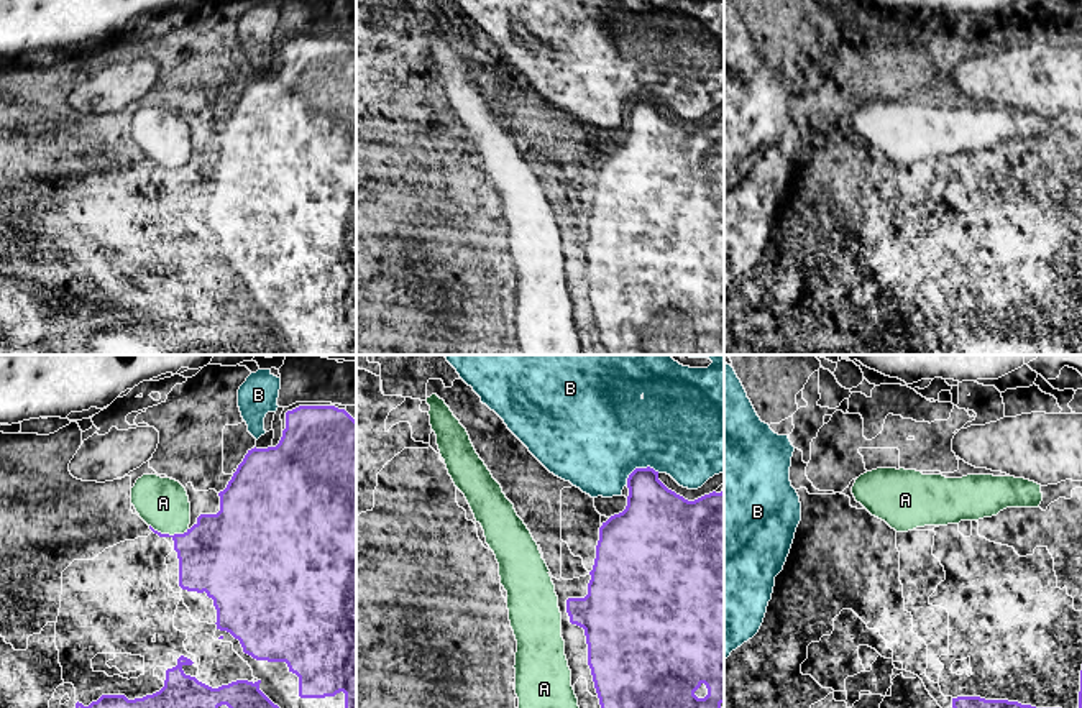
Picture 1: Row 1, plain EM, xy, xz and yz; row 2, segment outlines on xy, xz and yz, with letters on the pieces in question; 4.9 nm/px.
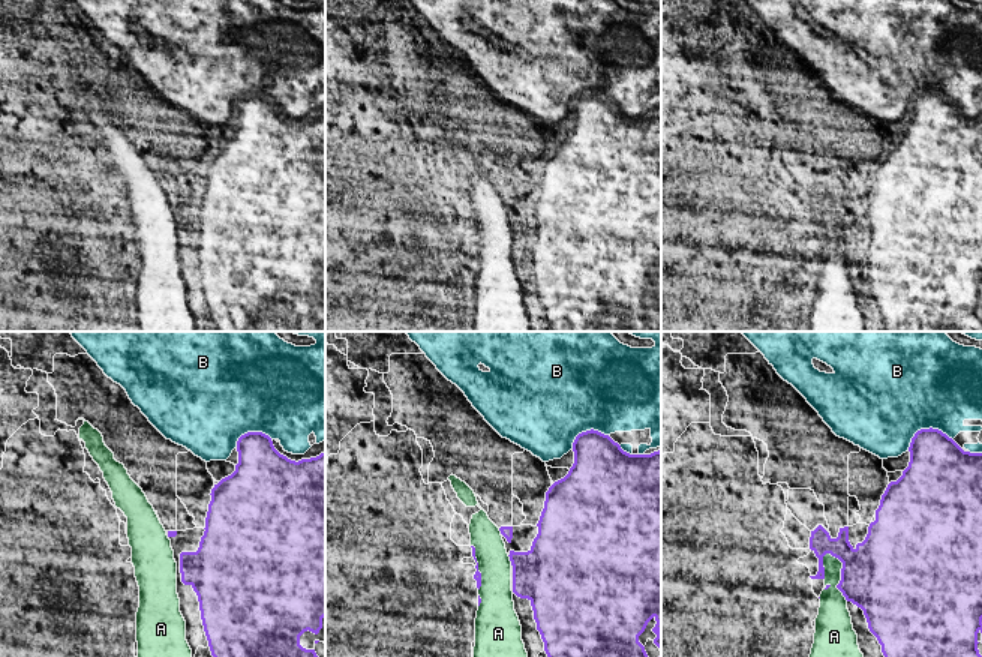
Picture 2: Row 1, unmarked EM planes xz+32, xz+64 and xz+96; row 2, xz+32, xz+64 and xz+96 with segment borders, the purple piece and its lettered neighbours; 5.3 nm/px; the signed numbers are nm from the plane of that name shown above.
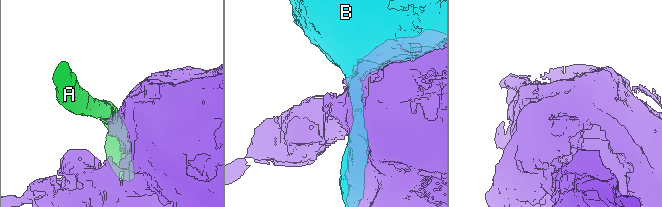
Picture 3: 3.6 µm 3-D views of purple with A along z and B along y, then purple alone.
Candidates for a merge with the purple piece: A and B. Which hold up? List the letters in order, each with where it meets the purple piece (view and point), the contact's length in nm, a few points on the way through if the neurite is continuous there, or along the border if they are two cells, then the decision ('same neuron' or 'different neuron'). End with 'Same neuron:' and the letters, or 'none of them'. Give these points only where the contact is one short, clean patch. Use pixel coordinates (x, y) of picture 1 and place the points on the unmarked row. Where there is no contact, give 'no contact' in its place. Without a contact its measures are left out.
A: contact xy (168, 166); length 190 nm; different neuron
B: contact xz (639, 101); length 180 nm; different neuron
Same neuron: none of them

